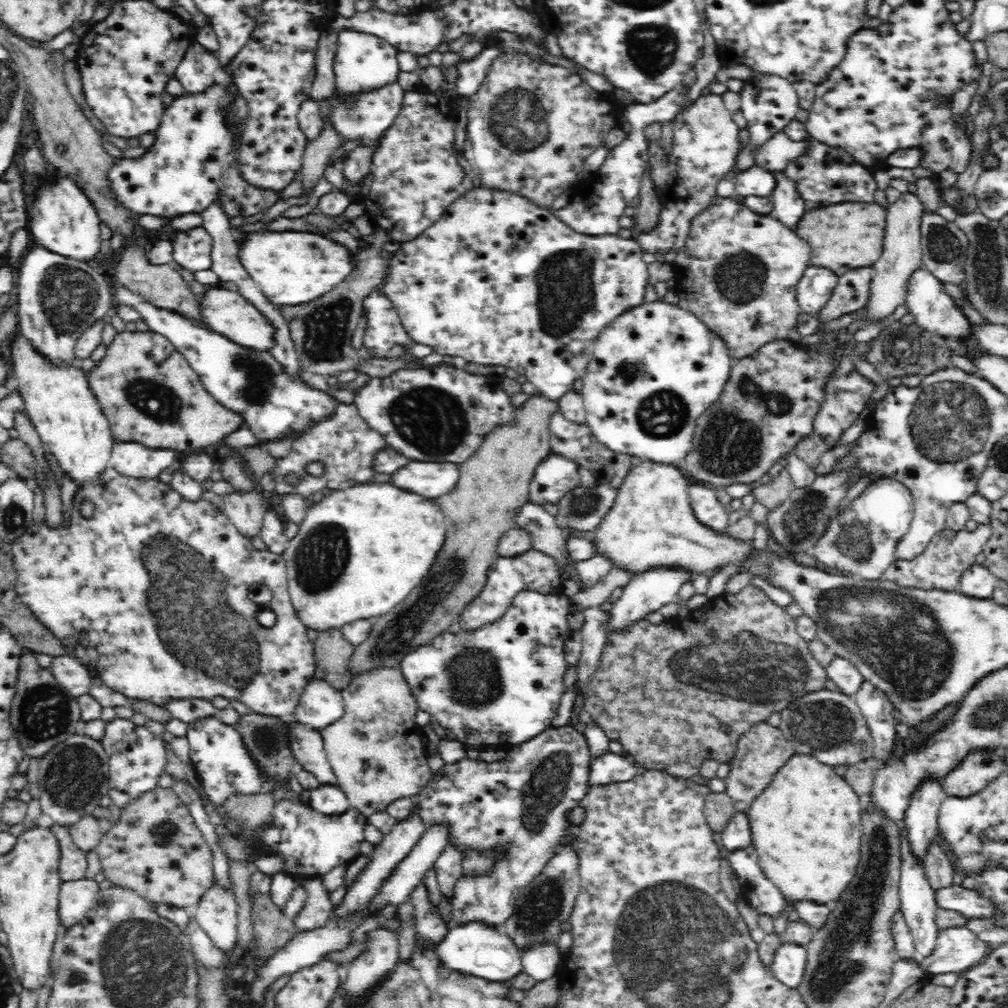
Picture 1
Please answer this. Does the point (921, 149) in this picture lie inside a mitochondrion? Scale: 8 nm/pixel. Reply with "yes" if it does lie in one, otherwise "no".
no

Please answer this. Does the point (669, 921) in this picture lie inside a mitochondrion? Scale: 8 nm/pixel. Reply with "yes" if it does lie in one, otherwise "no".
yes

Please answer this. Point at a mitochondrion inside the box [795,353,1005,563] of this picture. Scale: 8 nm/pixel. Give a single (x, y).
(948, 422)

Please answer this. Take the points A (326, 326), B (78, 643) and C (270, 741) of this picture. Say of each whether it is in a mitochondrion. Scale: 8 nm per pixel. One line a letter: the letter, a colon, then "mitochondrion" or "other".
A: mitochondrion
B: other
C: mitochondrion

